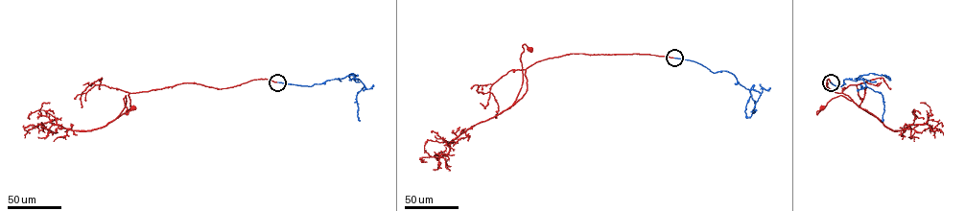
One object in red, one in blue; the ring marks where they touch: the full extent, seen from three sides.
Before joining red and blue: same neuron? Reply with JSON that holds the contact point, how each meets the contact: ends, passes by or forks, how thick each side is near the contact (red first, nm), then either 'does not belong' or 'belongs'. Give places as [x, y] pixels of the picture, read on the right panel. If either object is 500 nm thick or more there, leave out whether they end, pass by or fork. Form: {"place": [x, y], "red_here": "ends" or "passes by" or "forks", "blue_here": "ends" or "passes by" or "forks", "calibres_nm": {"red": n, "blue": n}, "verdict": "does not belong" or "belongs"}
{"place": [831, 82], "red_here": "ends", "blue_here": "ends", "calibres_nm": {"red": 240, "blue": 280}, "verdict": "belongs"}

